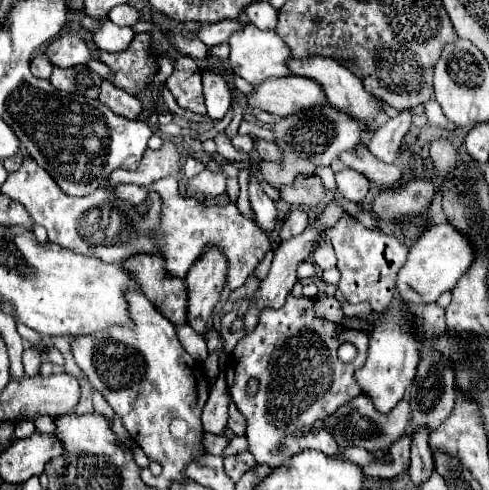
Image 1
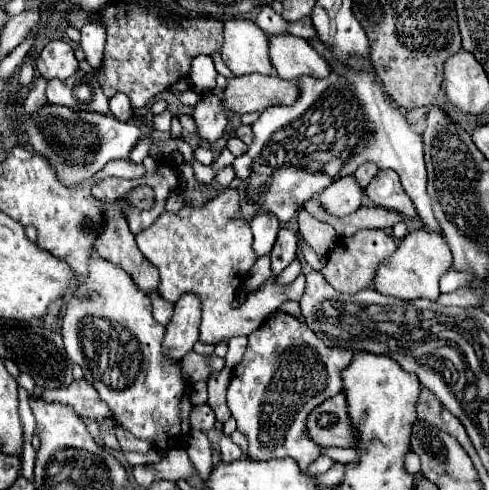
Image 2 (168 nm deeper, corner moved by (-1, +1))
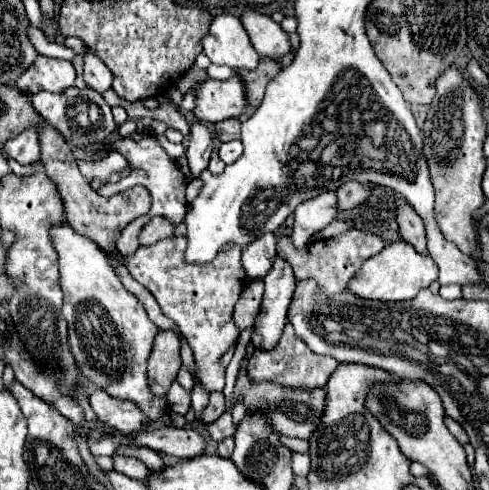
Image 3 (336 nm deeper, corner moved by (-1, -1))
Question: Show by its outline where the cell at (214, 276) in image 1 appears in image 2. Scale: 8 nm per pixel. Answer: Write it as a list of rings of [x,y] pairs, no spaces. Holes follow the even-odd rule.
[[[186,294],[174,306],[174,316],[166,326],[164,336],[164,352],[172,360],[182,360],[198,342],[200,302],[202,300],[196,294]]]

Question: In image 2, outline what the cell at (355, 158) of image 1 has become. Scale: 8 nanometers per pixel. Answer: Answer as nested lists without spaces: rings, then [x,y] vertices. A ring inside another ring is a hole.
[[[378,170],[378,174],[366,186],[366,196],[376,206],[400,212],[404,216],[416,216],[416,208],[410,196],[402,192],[402,182],[394,170]]]

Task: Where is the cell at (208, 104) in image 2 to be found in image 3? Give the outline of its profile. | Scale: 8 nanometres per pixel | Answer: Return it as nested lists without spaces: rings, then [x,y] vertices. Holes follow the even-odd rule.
[[[196,122],[190,128],[190,144],[188,144],[188,150],[186,150],[186,158],[188,158],[192,178],[198,178],[200,172],[208,166],[210,154],[212,154],[210,130],[202,122]]]

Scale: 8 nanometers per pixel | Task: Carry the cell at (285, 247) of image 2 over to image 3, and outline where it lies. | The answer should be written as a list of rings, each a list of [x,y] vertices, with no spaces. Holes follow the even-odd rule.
[[[274,258],[274,268],[264,278],[264,298],[260,312],[254,320],[254,332],[250,342],[258,350],[272,350],[282,336],[286,324],[286,310],[292,300],[296,278],[286,260]]]

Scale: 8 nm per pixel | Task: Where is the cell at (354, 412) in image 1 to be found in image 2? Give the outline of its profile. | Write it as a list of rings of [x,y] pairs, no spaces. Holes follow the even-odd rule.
[[[346,394],[326,400],[308,416],[308,436],[324,448],[356,446],[358,434],[350,428],[350,414],[346,412]]]

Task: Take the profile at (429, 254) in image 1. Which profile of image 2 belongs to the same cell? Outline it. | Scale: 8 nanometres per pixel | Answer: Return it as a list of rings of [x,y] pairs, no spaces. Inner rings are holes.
[[[424,228],[412,230],[400,244],[394,256],[390,256],[376,272],[374,286],[380,294],[402,298],[402,300],[414,300],[414,298],[426,298],[436,300],[440,296],[438,284],[444,272],[452,266],[452,252],[446,244],[444,234],[440,232],[426,232]]]

